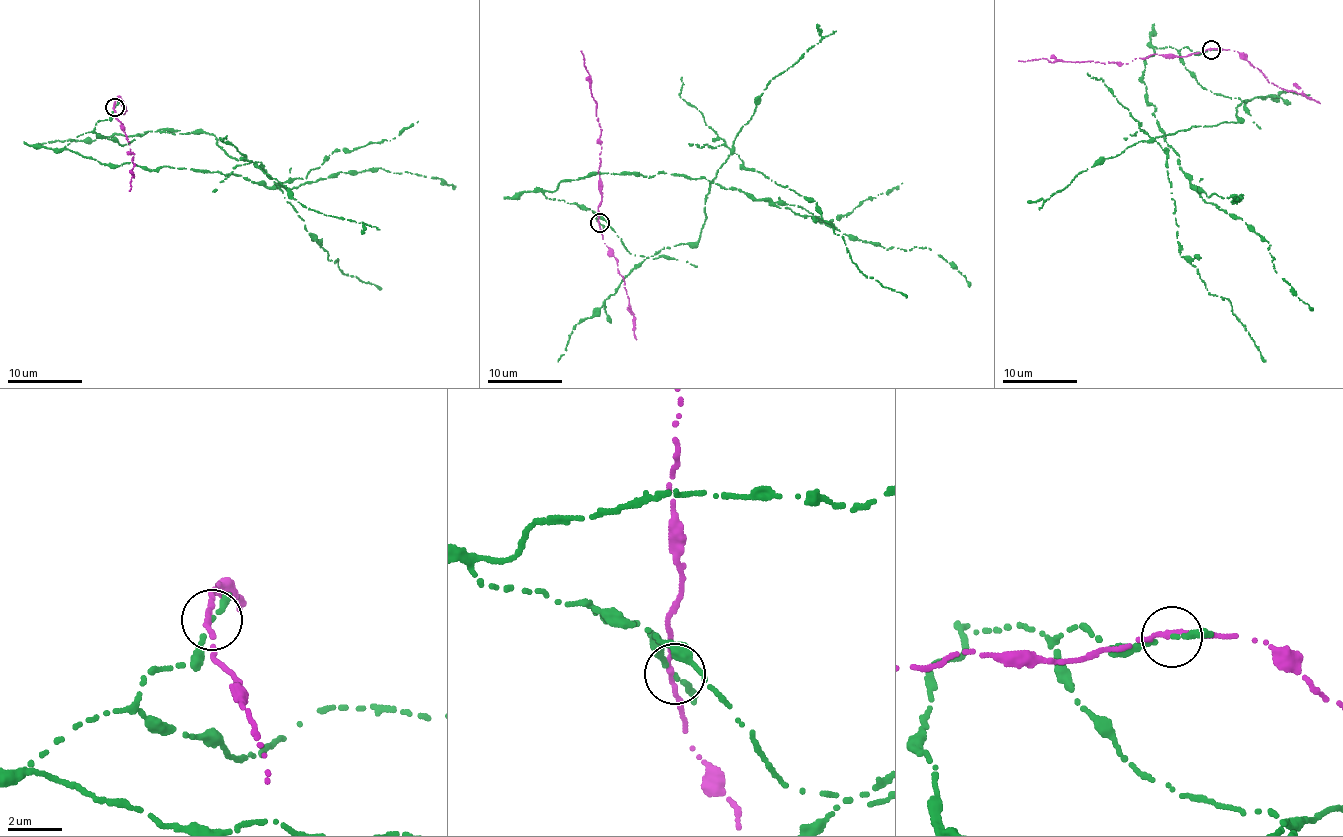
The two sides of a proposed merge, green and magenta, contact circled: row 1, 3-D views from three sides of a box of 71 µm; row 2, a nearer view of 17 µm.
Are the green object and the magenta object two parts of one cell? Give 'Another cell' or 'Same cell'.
Another cell

